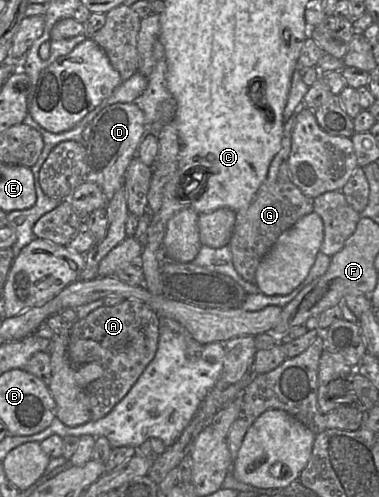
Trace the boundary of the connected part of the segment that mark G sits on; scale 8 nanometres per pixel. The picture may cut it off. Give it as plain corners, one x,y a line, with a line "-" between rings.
294,113
284,124
281,147
270,164
266,179
249,205
236,211
236,221
229,246
236,271
249,282
256,282
257,267
279,236
303,216
314,211
314,199
305,195
292,182
289,174
288,159
295,122
296,114

